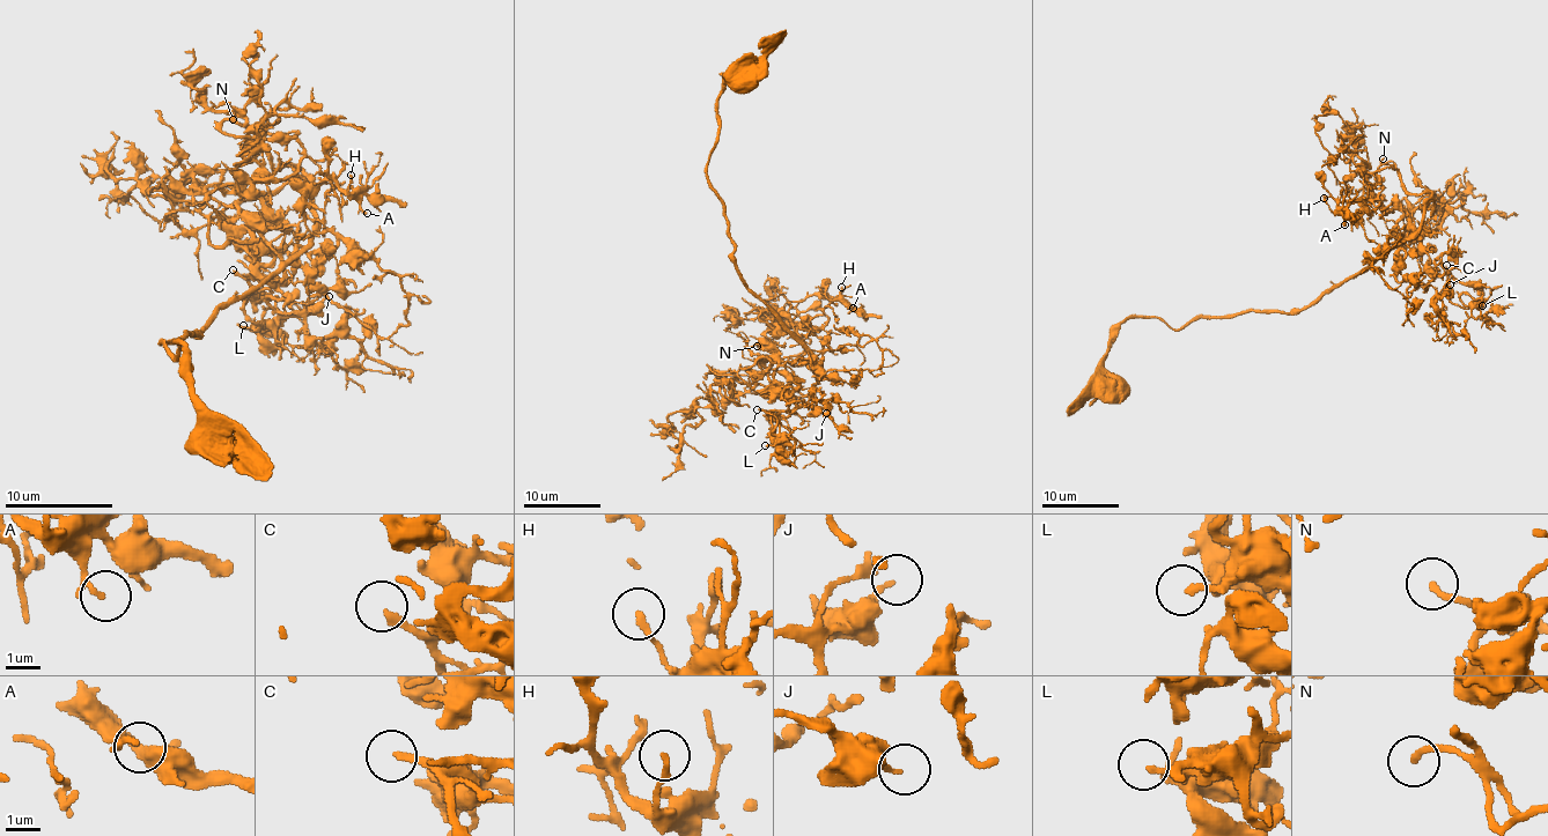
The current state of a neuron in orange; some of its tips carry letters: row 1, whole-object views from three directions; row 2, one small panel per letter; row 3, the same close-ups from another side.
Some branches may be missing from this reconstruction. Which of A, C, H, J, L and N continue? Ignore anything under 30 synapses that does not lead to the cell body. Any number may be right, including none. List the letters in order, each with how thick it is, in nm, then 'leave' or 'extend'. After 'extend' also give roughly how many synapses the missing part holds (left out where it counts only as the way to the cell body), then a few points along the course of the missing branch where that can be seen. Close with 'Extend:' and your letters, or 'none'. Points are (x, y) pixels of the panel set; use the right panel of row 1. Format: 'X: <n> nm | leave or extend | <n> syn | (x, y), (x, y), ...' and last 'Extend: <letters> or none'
A: 190 nm | leave
C: 200 nm | extend | 45 syn | (1446, 265), (1456, 271), (1458, 265), (1446, 253), (1453, 246), (1484, 259), (1502, 253), (1520, 258)
H: 170 nm | leave
J: 150 nm | leave
L: 170 nm | leave
N: 190 nm | extend | 90 syn | (1383, 158), (1393, 148), (1402, 153), (1397, 174), (1388, 177), (1379, 174), (1368, 130), (1397, 106)
Extend: C, N

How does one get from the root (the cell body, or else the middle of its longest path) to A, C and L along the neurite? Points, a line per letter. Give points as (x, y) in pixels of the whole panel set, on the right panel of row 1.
A: (1112, 385), (1104, 355), (1129, 318), (1180, 330), (1305, 309), (1402, 244), (1431, 192), (1362, 171), (1344, 224)
C: (1112, 385), (1129, 318), (1305, 309), (1431, 200), (1421, 248), (1446, 265)
L: (1112, 385), (1129, 318), (1305, 309), (1431, 200), (1427, 265), (1482, 305)

